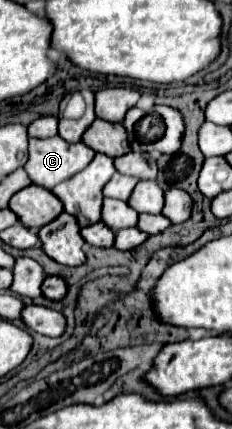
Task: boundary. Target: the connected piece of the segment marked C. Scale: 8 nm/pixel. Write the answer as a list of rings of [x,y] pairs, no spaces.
[[[60,136],[46,140],[30,138],[30,158],[24,166],[30,180],[44,188],[54,188],[56,184],[72,178],[84,170],[96,152],[82,142],[66,142]]]

